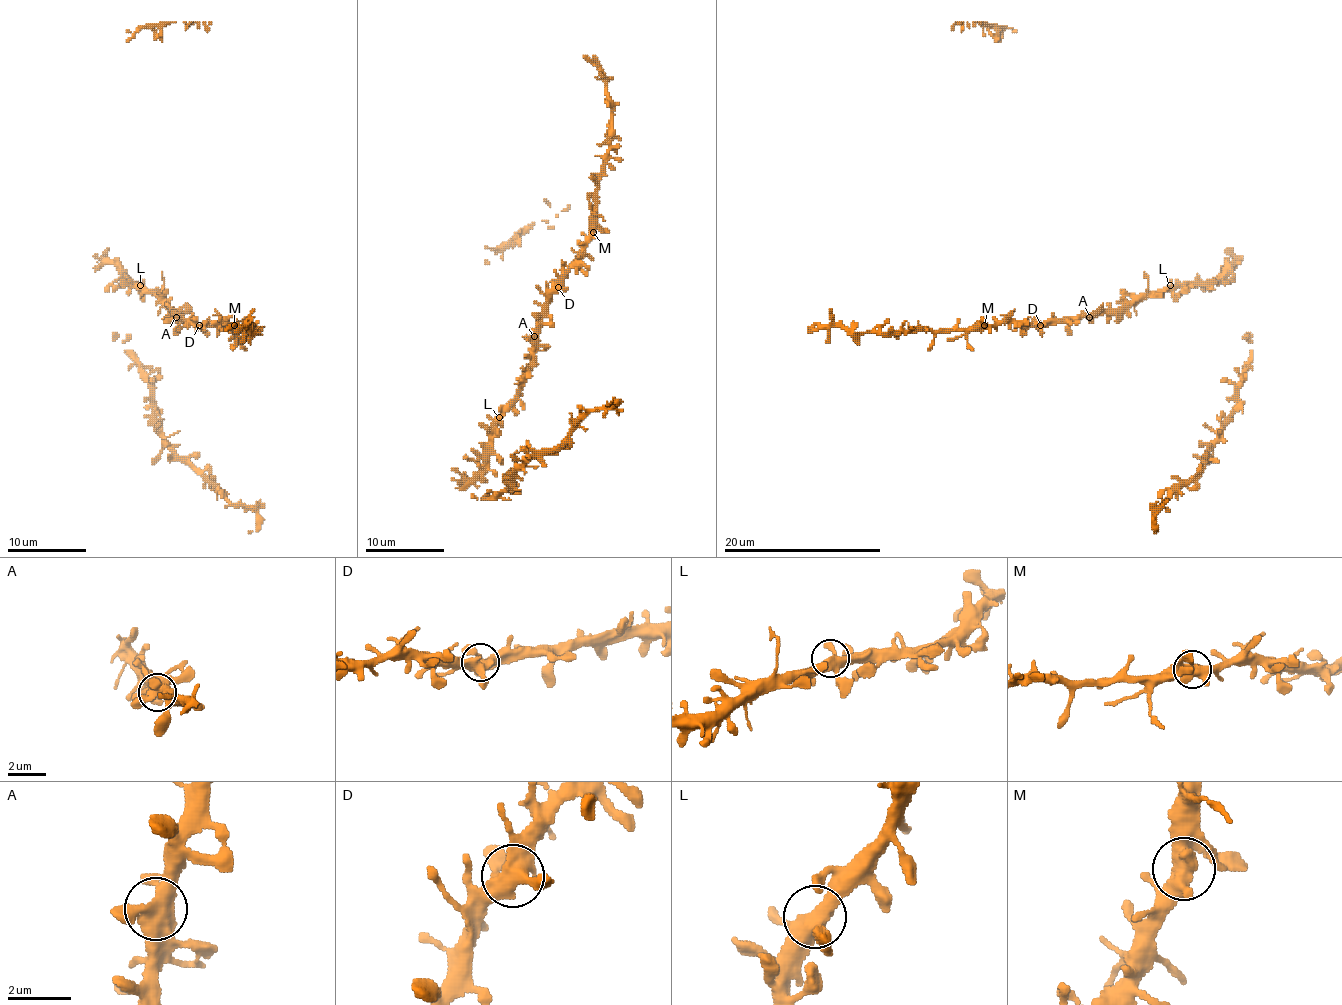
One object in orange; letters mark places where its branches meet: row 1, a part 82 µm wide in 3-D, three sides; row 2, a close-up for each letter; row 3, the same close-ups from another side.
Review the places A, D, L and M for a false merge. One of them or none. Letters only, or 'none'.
none

